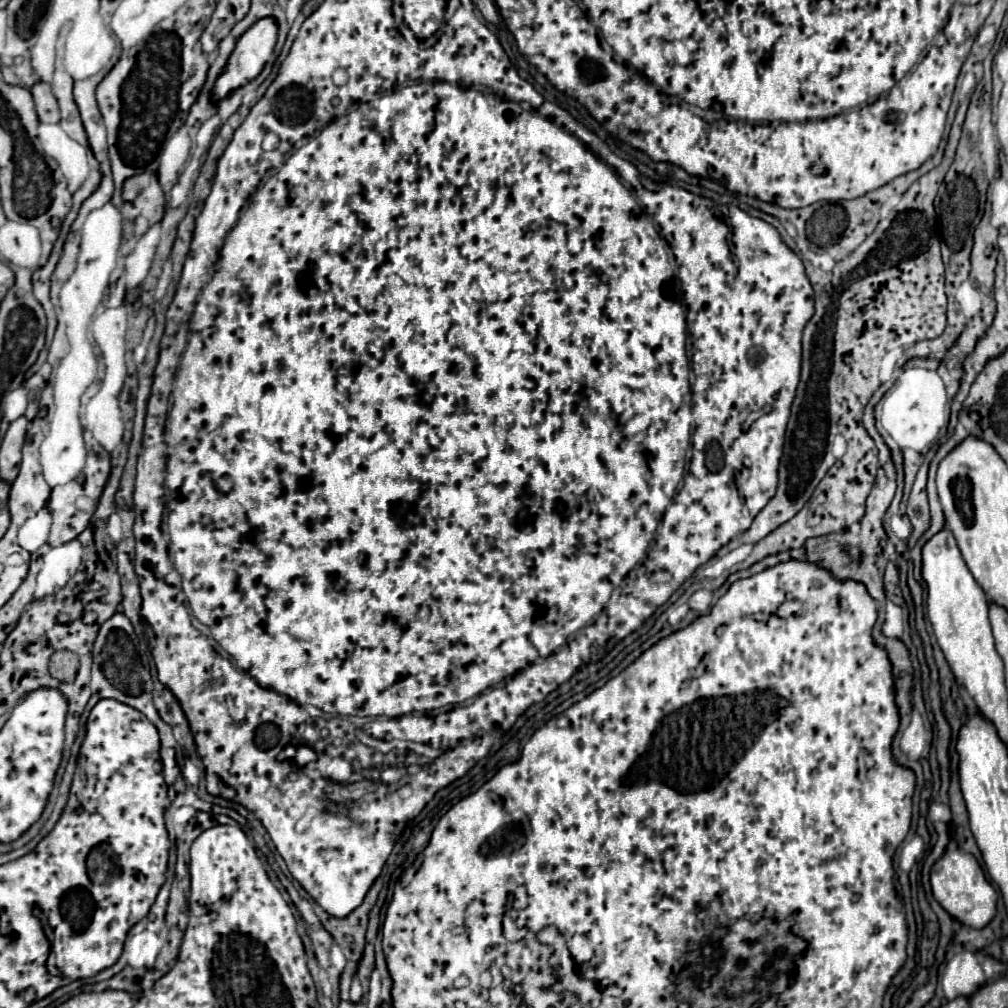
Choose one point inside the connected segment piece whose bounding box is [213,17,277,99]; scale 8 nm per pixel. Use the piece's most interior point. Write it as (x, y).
(254, 48)

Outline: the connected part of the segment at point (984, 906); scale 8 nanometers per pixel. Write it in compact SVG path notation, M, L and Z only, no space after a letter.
M945 851L945 855L931 869L931 887L933 887L935 899L943 905L943 909L963 925L983 929L995 917L997 891L987 881L981 865L979 865L979 877L977 877L977 859L971 853Z

